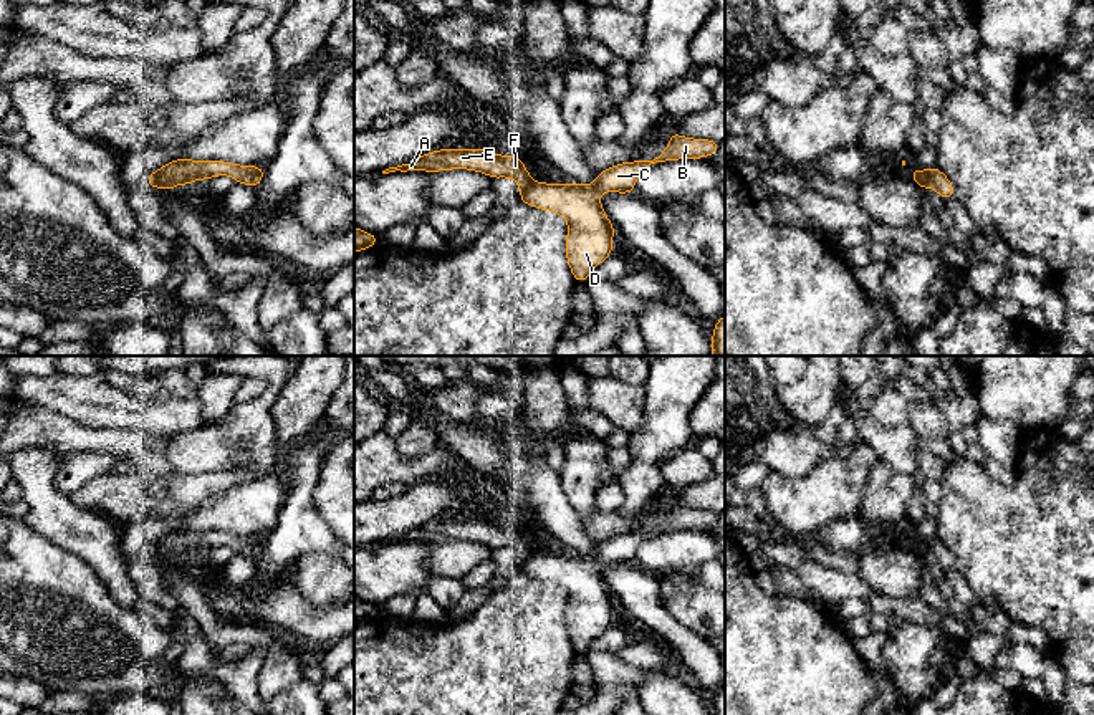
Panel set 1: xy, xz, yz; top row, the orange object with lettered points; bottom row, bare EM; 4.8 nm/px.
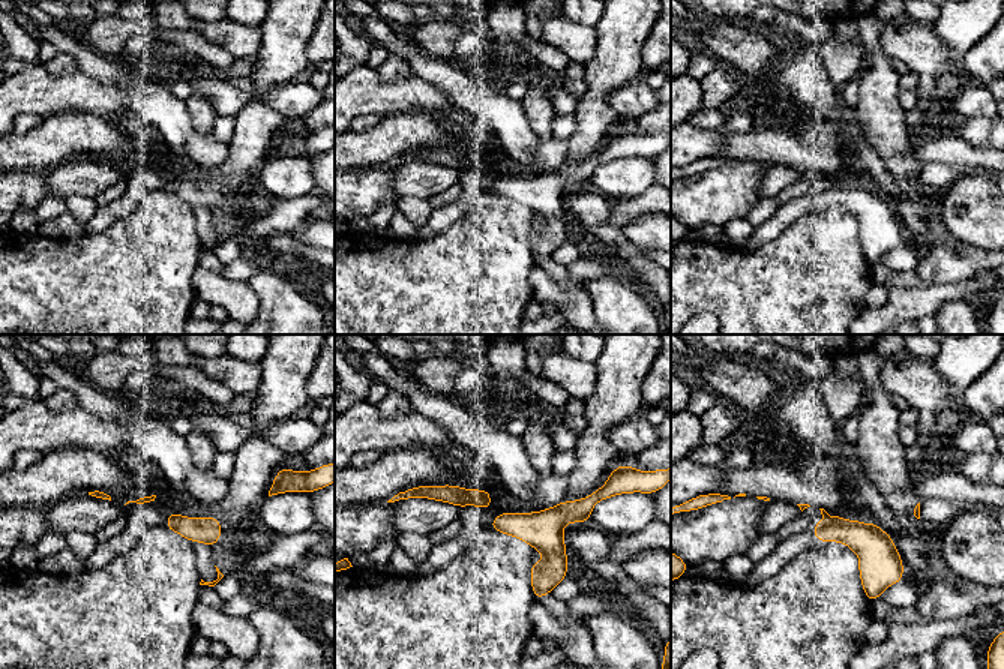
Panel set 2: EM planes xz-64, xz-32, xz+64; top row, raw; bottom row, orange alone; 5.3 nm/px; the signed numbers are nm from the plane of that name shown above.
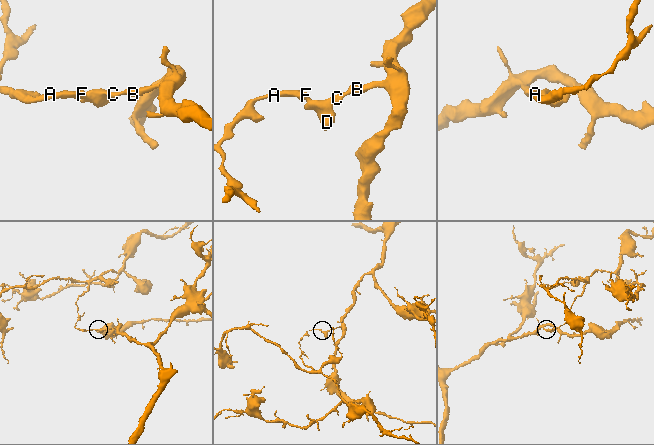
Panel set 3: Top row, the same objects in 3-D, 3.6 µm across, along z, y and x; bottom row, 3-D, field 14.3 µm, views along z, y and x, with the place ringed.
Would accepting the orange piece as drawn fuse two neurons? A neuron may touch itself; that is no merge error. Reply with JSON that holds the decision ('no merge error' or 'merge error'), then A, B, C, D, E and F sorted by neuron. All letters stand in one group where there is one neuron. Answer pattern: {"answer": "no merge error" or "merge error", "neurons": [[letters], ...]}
{"answer": "merge error", "neurons": [["A", "E", "F"], ["B", "C", "D"]]}

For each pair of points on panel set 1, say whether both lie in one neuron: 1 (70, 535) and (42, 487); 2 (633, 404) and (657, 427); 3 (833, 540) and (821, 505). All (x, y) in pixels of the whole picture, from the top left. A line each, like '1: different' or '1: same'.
1: same
2: different
3: different

